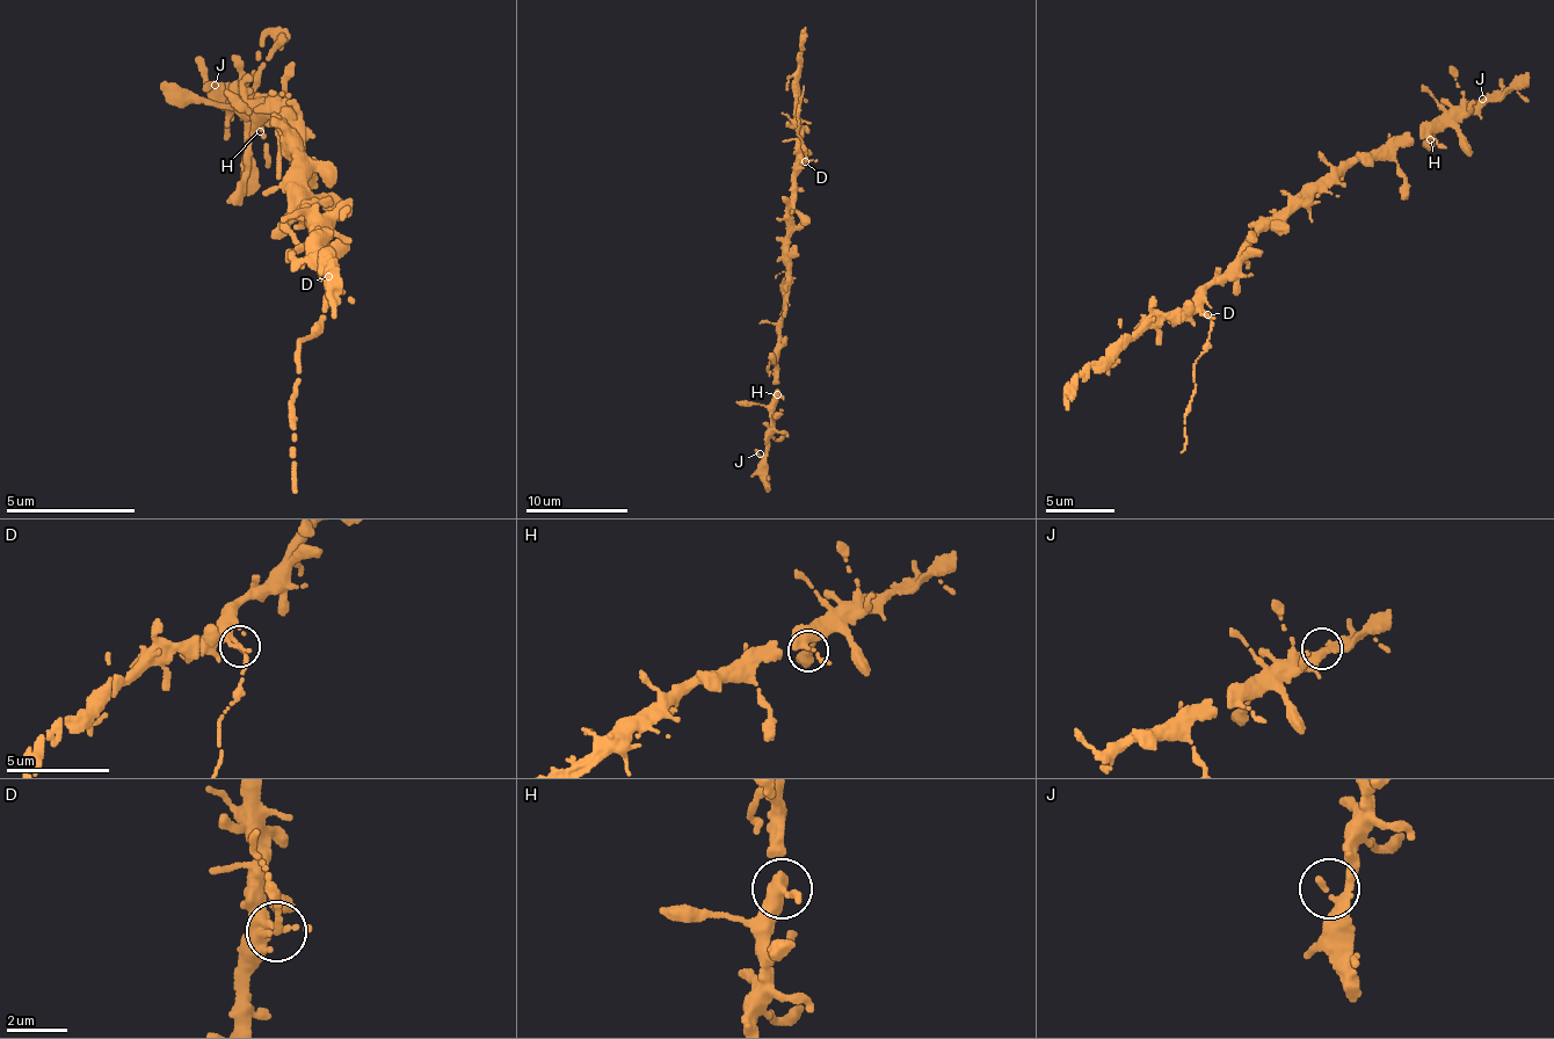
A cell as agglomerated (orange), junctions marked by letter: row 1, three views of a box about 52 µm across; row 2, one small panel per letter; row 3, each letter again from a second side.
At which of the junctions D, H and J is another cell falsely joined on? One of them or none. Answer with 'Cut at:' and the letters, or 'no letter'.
Cut at: no letter

